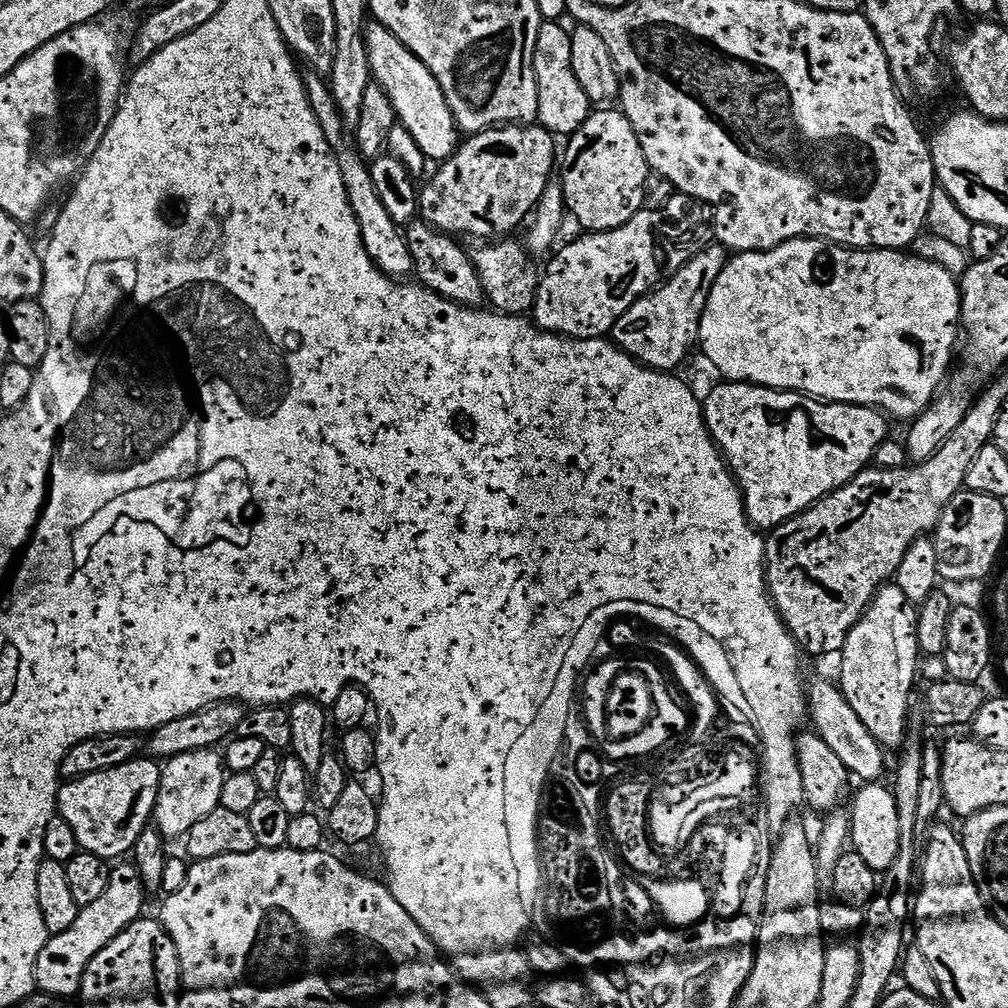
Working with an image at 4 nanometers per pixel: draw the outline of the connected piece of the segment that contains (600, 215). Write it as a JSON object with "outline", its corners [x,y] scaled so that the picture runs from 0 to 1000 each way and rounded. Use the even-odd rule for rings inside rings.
{"outline":[[[588,110],[581,122],[563,140],[563,148],[558,151],[558,167],[560,163],[560,200],[563,209],[584,231],[608,231],[618,227],[625,216],[632,214],[640,205],[639,186],[643,183],[645,168],[637,153],[637,145],[633,141],[633,133],[629,125],[619,116],[618,110],[595,111]]]}

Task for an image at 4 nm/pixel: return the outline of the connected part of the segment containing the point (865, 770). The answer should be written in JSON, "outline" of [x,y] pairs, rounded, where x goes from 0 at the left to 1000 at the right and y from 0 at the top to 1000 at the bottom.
{"outline":[[[813,675],[807,683],[805,680],[801,684],[800,693],[804,718],[805,714],[807,718],[805,721],[811,730],[817,733],[819,740],[823,740],[823,744],[827,744],[827,748],[831,748],[831,752],[835,752],[835,760],[839,760],[842,768],[848,773],[850,770],[853,776],[872,775],[873,769],[877,766],[878,743],[873,741],[872,736],[859,724],[859,720],[855,720],[855,714],[851,712],[851,708],[847,708],[847,704],[843,704],[837,688],[833,686],[832,682],[828,678],[820,679],[819,676]]]}

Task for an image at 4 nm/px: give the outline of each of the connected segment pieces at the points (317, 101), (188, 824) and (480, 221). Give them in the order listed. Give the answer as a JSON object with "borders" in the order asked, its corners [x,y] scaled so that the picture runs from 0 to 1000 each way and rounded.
{"borders":[[[[313,73],[305,76],[306,100],[319,125],[319,133],[325,139],[325,146],[332,152],[335,169],[339,169],[339,181],[343,185],[347,208],[351,208],[351,216],[357,225],[359,244],[363,244],[363,252],[367,252],[371,264],[381,273],[390,276],[408,275],[411,267],[402,231],[399,229],[398,223],[393,222],[387,216],[387,212],[383,212],[383,204],[379,204],[379,196],[375,196],[375,188],[372,188],[369,180],[369,168],[366,160],[358,155],[352,146],[346,143],[345,147],[344,141],[341,140],[343,124],[339,113],[331,101],[328,86],[322,80],[320,83],[316,78],[320,79]]],[[[209,742],[192,744],[188,748],[177,748],[172,754],[166,755],[159,768],[159,783],[153,807],[153,820],[159,824],[160,829],[186,830],[192,815],[200,815],[204,808],[217,802],[223,769],[219,747]]],[[[497,125],[494,127],[483,127],[481,131],[474,131],[465,134],[463,138],[457,142],[452,148],[452,152],[445,159],[439,160],[436,164],[437,167],[429,175],[429,180],[422,187],[418,186],[415,190],[415,214],[422,222],[432,226],[433,229],[441,232],[453,232],[452,230],[461,230],[464,234],[473,234],[476,240],[484,240],[489,236],[504,236],[509,233],[508,230],[516,221],[519,223],[521,219],[527,215],[532,208],[532,202],[538,196],[538,192],[543,188],[546,180],[549,178],[548,166],[554,163],[554,147],[552,151],[553,136],[543,131],[541,127],[535,125]]]]}

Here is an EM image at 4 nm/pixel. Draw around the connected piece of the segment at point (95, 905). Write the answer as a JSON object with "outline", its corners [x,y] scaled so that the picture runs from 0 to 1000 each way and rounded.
{"outline":[[[119,855],[111,861],[109,875],[101,891],[89,895],[89,899],[79,902],[69,923],[62,923],[49,928],[42,946],[36,955],[36,978],[48,988],[72,988],[79,983],[79,975],[85,966],[85,958],[96,948],[112,931],[134,913],[140,912],[145,882],[139,865],[130,855]]]}

